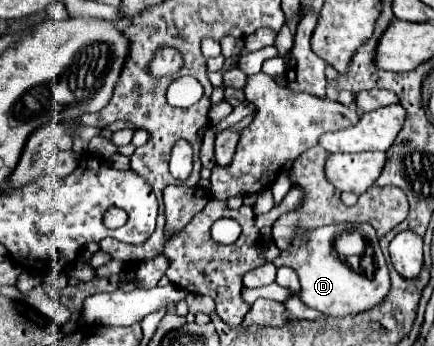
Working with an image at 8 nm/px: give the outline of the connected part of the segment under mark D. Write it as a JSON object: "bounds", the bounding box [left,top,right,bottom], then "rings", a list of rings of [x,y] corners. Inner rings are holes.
{"bounds":[273,224,391,318],"rings":[[[337,224],[337,226],[317,228],[315,232],[297,232],[295,244],[291,244],[289,250],[281,252],[277,256],[277,260],[273,260],[273,264],[275,266],[291,266],[299,274],[301,302],[305,306],[315,308],[315,310],[323,312],[325,316],[333,316],[333,318],[355,316],[355,314],[361,314],[361,312],[367,312],[367,310],[379,306],[391,288],[387,264],[385,264],[381,250],[379,250],[379,240],[375,236],[375,230],[367,224]],[[353,230],[357,230],[375,250],[375,260],[373,260],[375,274],[373,276],[365,276],[365,274],[351,270],[351,266],[347,266],[335,254],[335,240],[343,232],[353,232]]]}

